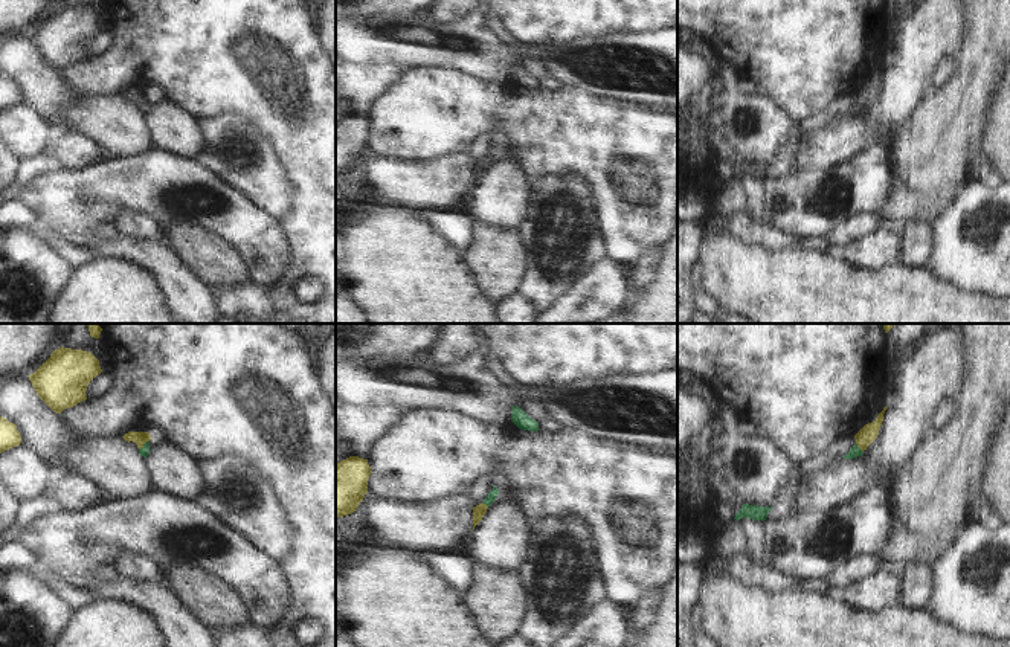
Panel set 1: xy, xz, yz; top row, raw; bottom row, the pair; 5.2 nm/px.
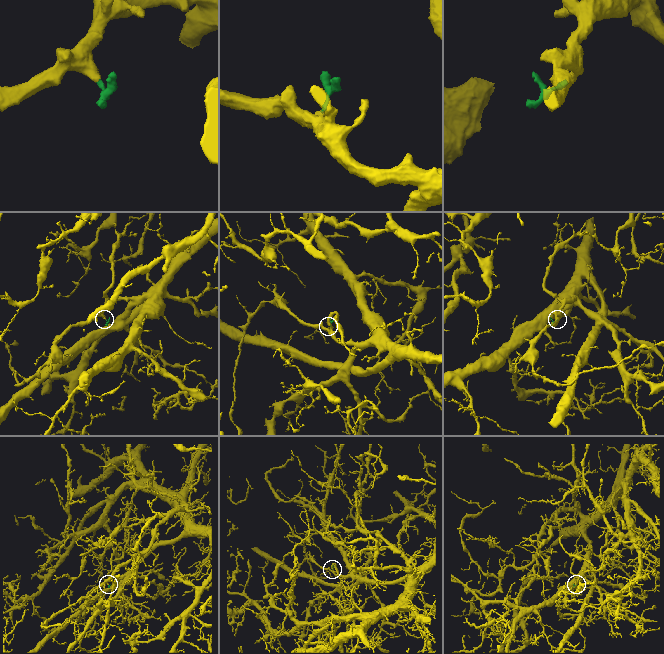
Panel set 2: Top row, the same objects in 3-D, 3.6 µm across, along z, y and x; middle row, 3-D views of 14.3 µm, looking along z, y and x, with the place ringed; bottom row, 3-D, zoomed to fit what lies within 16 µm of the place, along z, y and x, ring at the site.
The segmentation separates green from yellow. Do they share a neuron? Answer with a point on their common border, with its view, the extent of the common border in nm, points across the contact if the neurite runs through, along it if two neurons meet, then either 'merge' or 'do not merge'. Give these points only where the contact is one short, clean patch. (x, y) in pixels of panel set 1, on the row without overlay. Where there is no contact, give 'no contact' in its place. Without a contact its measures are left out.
meets green in yz at (858, 106); contact 70 nm long; runs through yz (855, 109), (858, 106), (868, 90); merge

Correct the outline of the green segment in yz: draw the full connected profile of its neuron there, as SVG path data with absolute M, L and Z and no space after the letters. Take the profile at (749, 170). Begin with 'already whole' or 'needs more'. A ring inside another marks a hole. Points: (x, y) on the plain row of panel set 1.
already whole; M743 162L740 169L735 172L735 179L740 179L743 175L746 177L754 177L754 179L766 179L769 169L770 169L772 163L770 165L758 165L758 163L749 163L749 162Z

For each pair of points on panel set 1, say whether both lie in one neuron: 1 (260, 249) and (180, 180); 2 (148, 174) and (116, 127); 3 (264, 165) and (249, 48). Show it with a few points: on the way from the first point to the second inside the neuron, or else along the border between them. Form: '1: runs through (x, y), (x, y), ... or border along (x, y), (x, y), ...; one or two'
1: runs through (243, 225), (231, 212), (231, 200), (205, 182); one
2: border along (153, 147), (133, 156), (106, 157); two
3: border along (228, 115), (244, 116), (272, 145), (279, 162); two

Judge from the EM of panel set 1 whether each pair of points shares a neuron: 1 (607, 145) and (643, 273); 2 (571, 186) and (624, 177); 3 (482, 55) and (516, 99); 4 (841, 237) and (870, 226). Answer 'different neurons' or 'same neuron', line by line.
1: different neurons
2: different neurons
3: different neurons
4: same neuron

